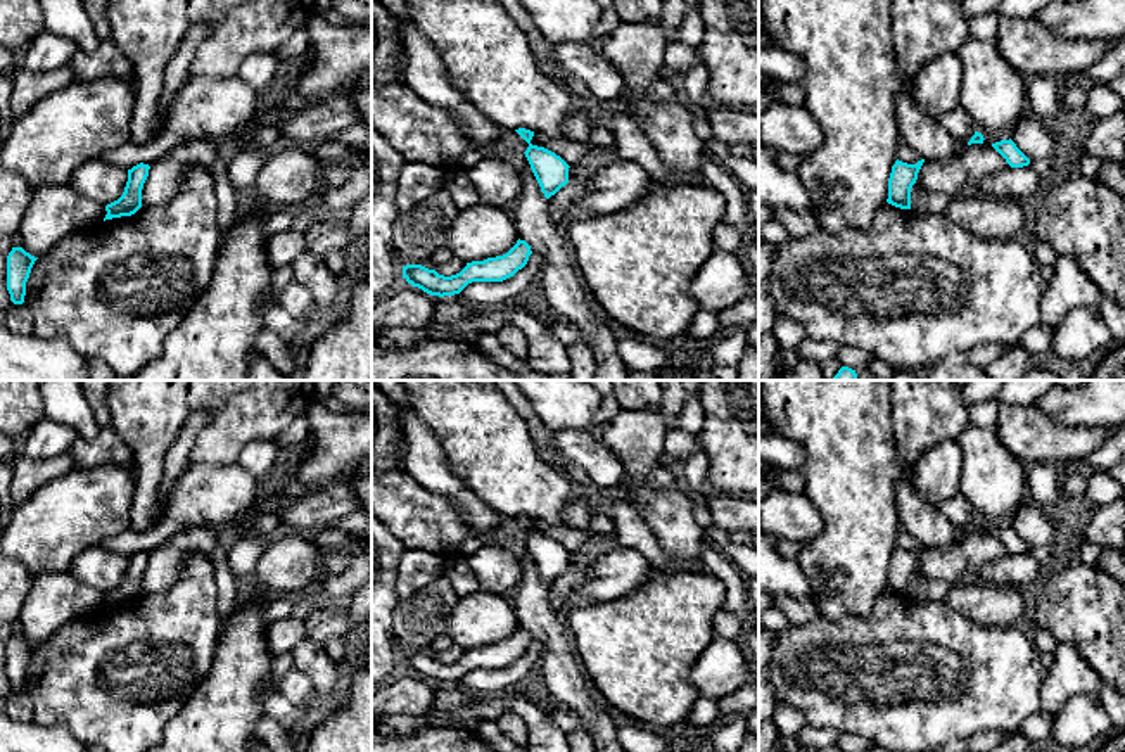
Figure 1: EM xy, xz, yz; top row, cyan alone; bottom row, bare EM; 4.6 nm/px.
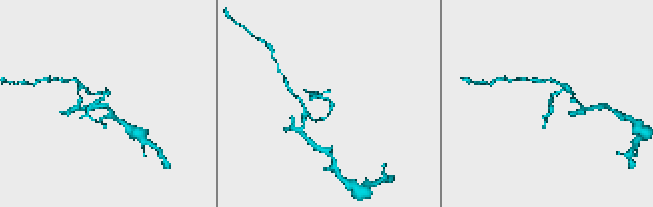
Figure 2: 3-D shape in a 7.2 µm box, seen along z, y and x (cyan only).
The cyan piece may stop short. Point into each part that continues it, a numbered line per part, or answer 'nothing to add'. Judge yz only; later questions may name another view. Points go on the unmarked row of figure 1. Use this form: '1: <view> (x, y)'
nothing to add

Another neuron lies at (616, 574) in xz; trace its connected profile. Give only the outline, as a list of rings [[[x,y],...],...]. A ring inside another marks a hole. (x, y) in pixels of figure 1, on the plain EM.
[[[619,546],[601,557],[591,558],[589,577],[569,595],[570,603],[608,602],[631,595],[643,584],[653,565],[634,548]]]

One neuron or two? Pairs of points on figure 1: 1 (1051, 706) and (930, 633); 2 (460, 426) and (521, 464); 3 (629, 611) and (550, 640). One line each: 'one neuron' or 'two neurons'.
1: two neurons
2: one neuron
3: two neurons

